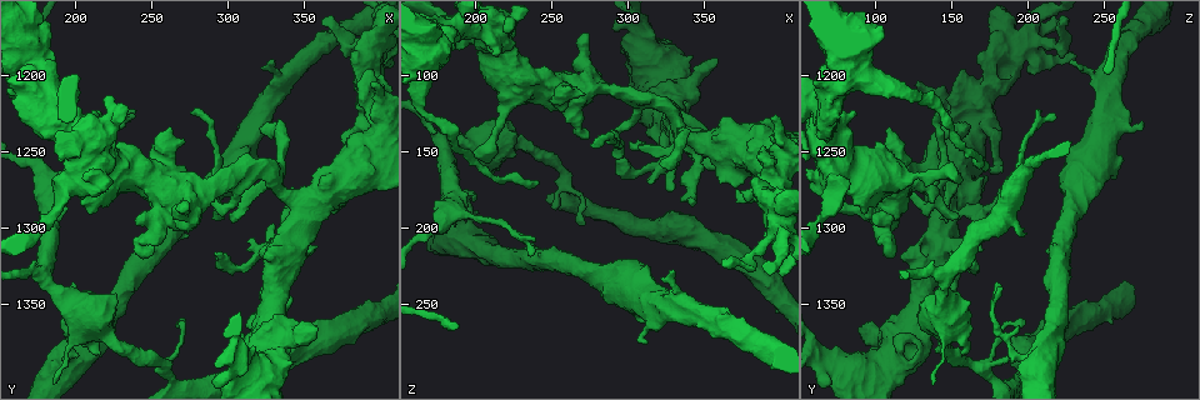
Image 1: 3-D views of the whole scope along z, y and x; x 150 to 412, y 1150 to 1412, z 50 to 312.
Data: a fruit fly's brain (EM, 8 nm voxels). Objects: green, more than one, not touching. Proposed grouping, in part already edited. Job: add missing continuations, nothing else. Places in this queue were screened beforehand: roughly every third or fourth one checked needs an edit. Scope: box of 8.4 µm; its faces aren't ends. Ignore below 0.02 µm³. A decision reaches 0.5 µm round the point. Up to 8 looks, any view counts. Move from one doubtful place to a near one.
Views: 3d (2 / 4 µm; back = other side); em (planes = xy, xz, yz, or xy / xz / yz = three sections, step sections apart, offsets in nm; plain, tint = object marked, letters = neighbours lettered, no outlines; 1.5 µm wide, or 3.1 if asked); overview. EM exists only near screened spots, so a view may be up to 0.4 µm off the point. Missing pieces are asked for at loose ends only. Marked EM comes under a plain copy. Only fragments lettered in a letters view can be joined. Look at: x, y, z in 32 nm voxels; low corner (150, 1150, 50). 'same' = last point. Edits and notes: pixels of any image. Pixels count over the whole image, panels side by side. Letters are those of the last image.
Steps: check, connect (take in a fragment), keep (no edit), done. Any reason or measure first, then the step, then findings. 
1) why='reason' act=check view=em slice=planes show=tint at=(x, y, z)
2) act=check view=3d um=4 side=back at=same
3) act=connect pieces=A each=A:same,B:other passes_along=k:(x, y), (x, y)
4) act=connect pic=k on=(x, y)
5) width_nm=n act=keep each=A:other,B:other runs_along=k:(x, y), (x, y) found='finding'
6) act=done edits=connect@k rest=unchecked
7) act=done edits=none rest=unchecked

why='free end' act=check view=em slice=planes show=letters at=(270, 1362, 196)

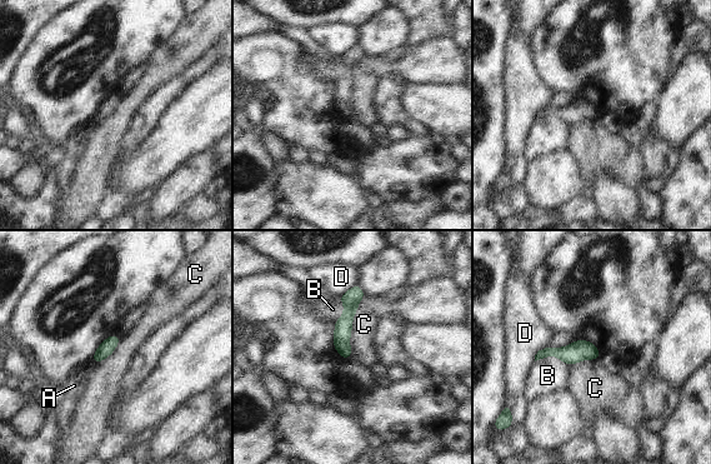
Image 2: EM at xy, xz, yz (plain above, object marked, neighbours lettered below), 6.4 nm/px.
longest_contact=C:300nm act=keep each=A:other,B:other,C:other,D:other runs_along=2:(356, 288), (343, 328), (343, 354) found='no lettered fragment goes on from it'

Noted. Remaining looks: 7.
why='thick end' act=check view=em slice=xy step=4 show=letters at=(212, 1222, 86)

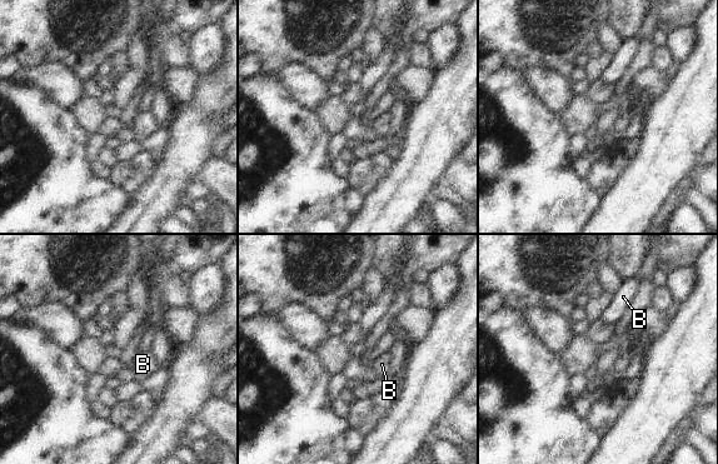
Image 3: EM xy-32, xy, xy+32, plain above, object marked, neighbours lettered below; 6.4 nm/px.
why='cut it another way' act=check view=em slice=planes show=letters at=same

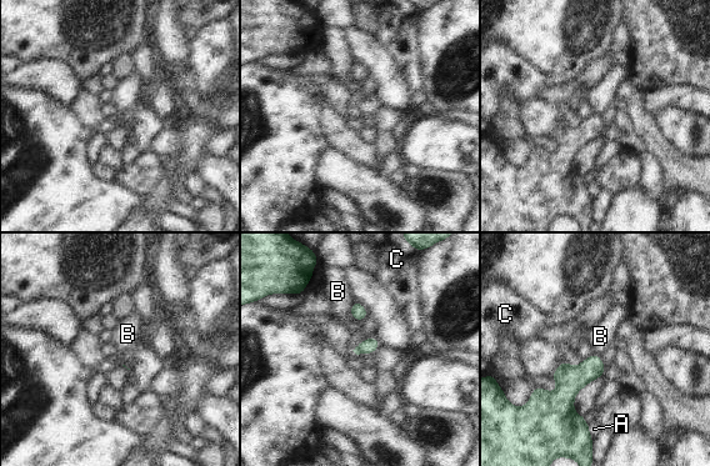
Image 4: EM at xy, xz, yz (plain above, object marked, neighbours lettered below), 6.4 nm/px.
act=keep each=A:other,B:other,C:other border=4:(355, 301), (350, 307), (354, 320) found='none of them fits'

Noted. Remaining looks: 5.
why='an open end' act=check view=3d um=2 at=(314, 1232, 274)

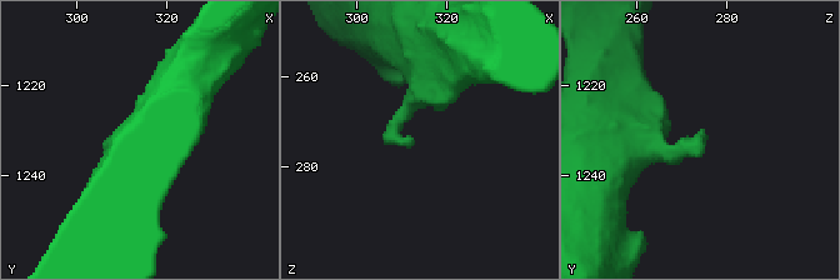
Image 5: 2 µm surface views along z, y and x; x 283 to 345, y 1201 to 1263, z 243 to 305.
why='now the EM' act=check view=em slice=planes show=letters at=(313, 1230, 274)

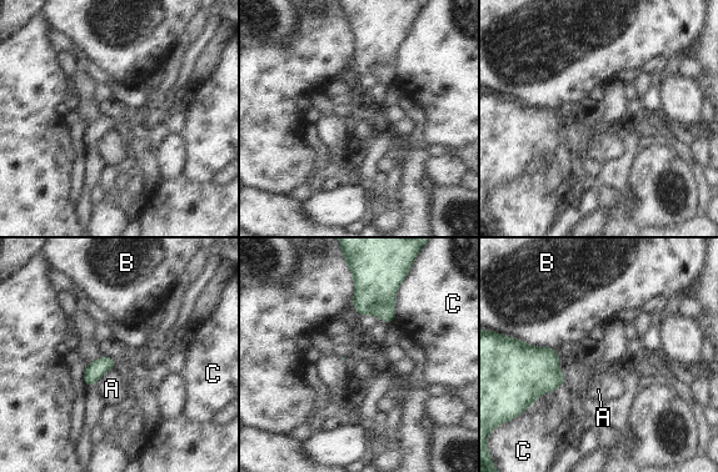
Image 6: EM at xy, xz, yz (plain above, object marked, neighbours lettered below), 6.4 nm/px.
act=keep each=A:other,B:other,C:other border=6:(114, 366), (95, 385) found='none of them fits'

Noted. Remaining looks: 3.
act=done edits=none rest=unchecked

